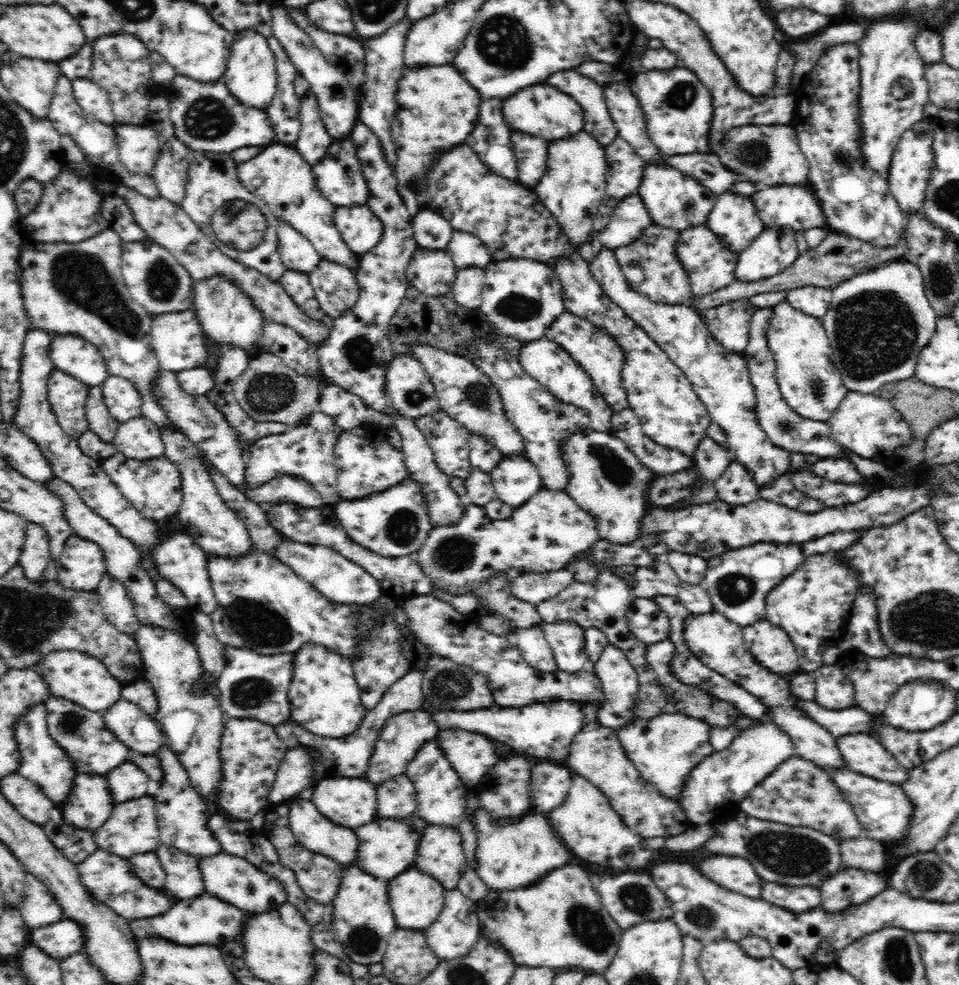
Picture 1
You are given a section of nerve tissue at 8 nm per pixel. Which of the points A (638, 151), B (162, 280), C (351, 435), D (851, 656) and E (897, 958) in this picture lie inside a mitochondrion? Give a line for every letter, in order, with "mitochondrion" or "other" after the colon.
A: other
B: mitochondrion
C: other
D: other
E: mitochondrion

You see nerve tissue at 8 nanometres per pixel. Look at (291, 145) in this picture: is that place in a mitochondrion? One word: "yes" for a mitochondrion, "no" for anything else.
no

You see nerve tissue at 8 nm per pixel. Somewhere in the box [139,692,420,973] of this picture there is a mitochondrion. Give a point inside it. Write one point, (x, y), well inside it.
(362, 940)

